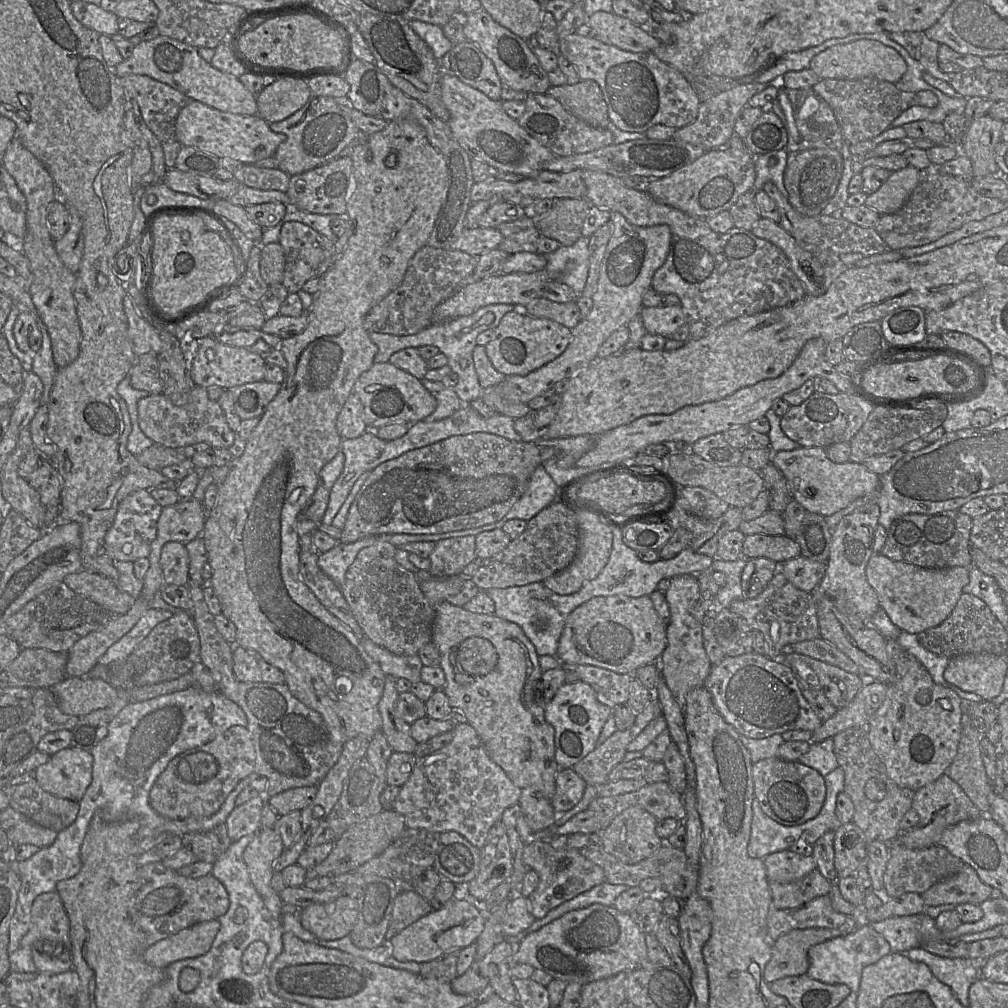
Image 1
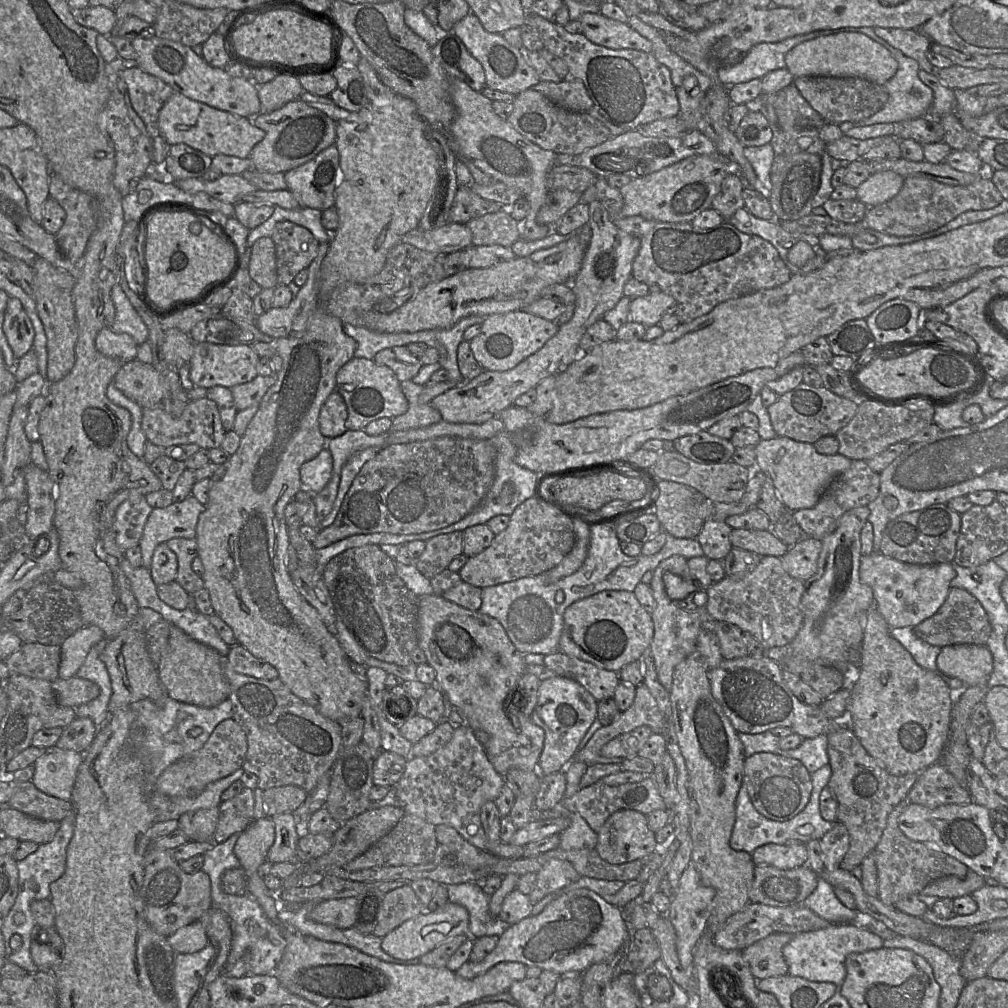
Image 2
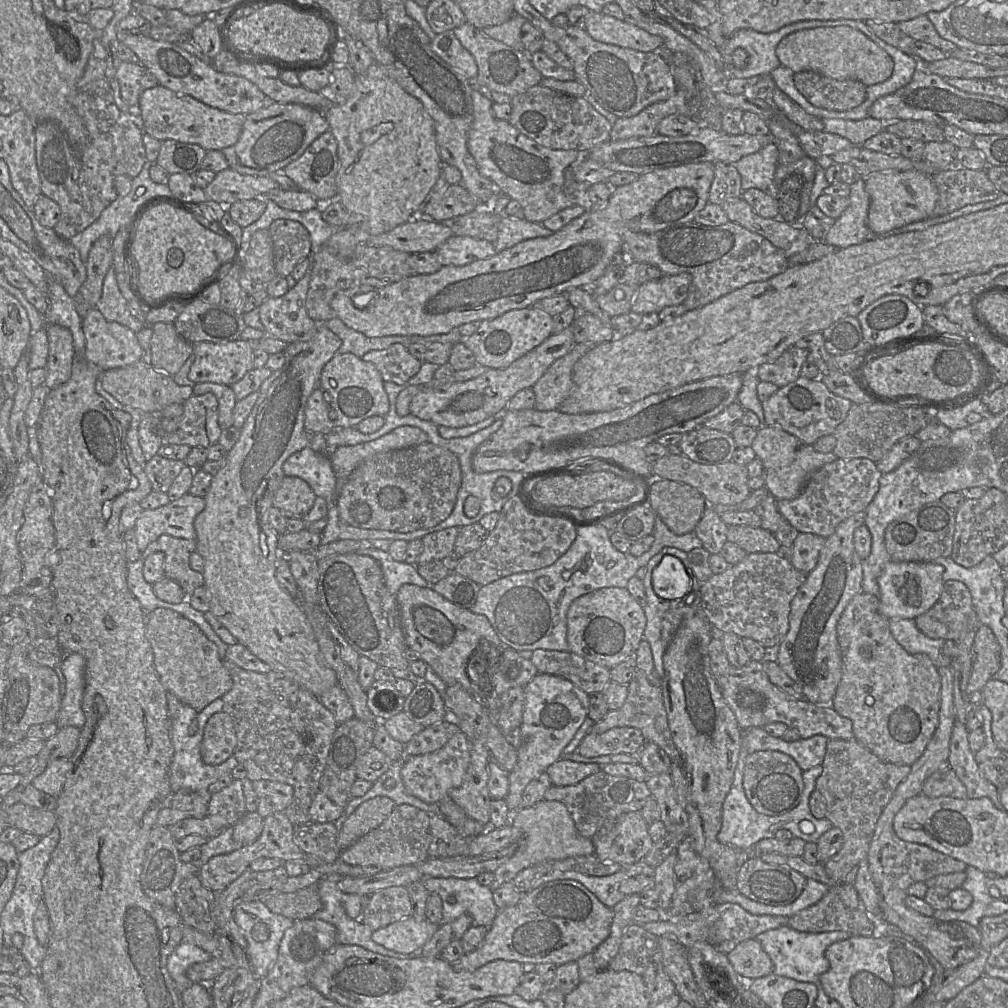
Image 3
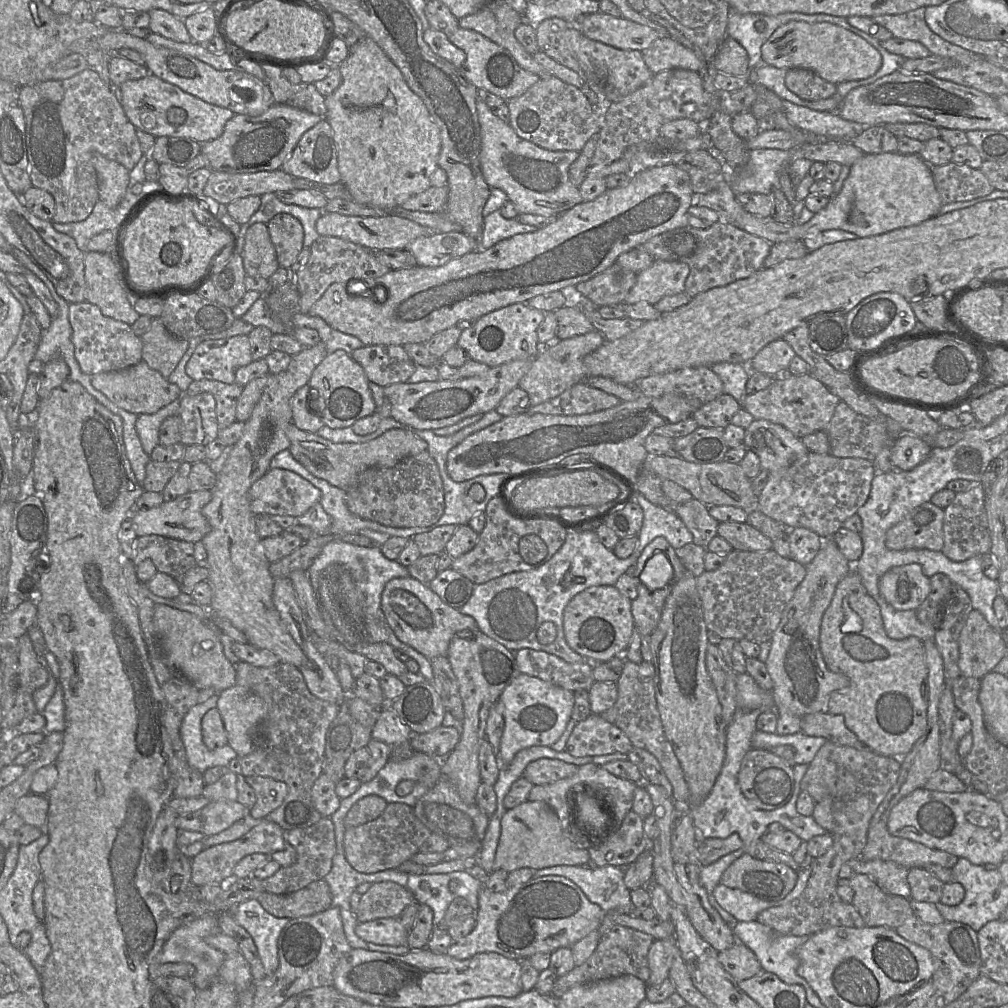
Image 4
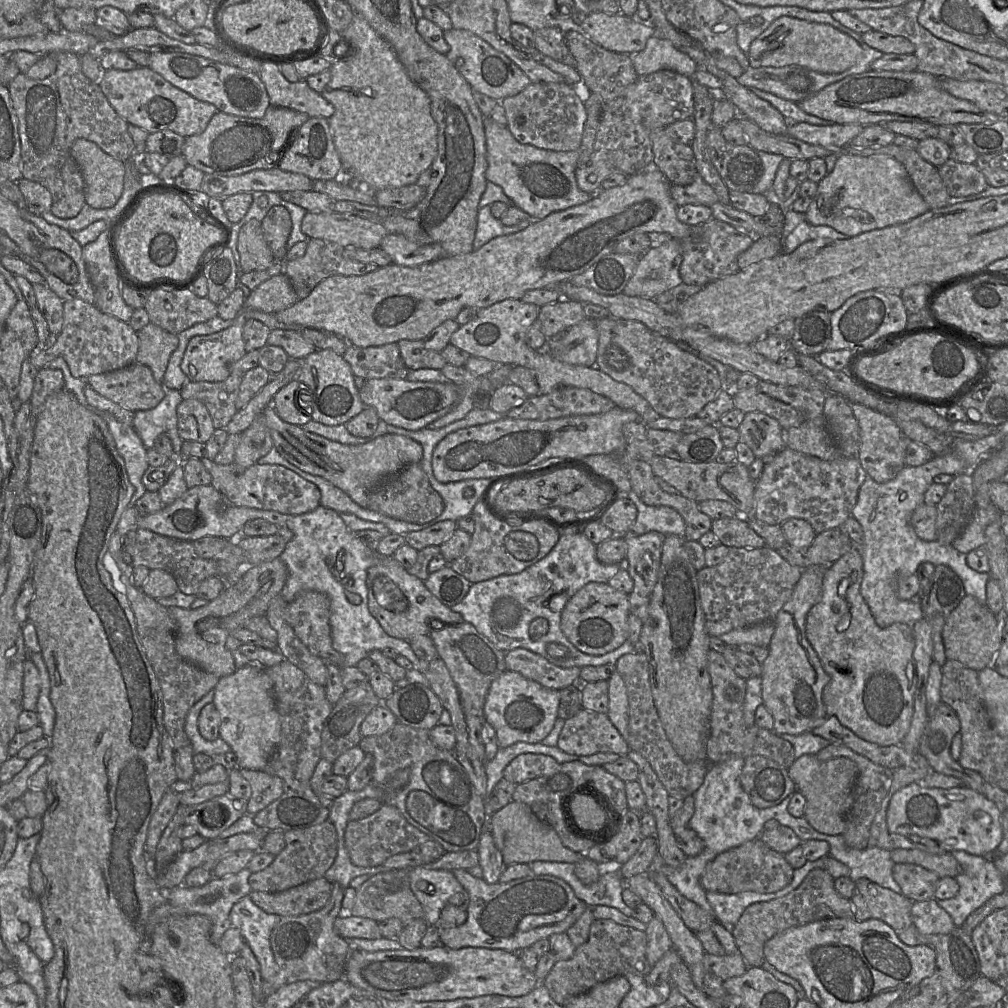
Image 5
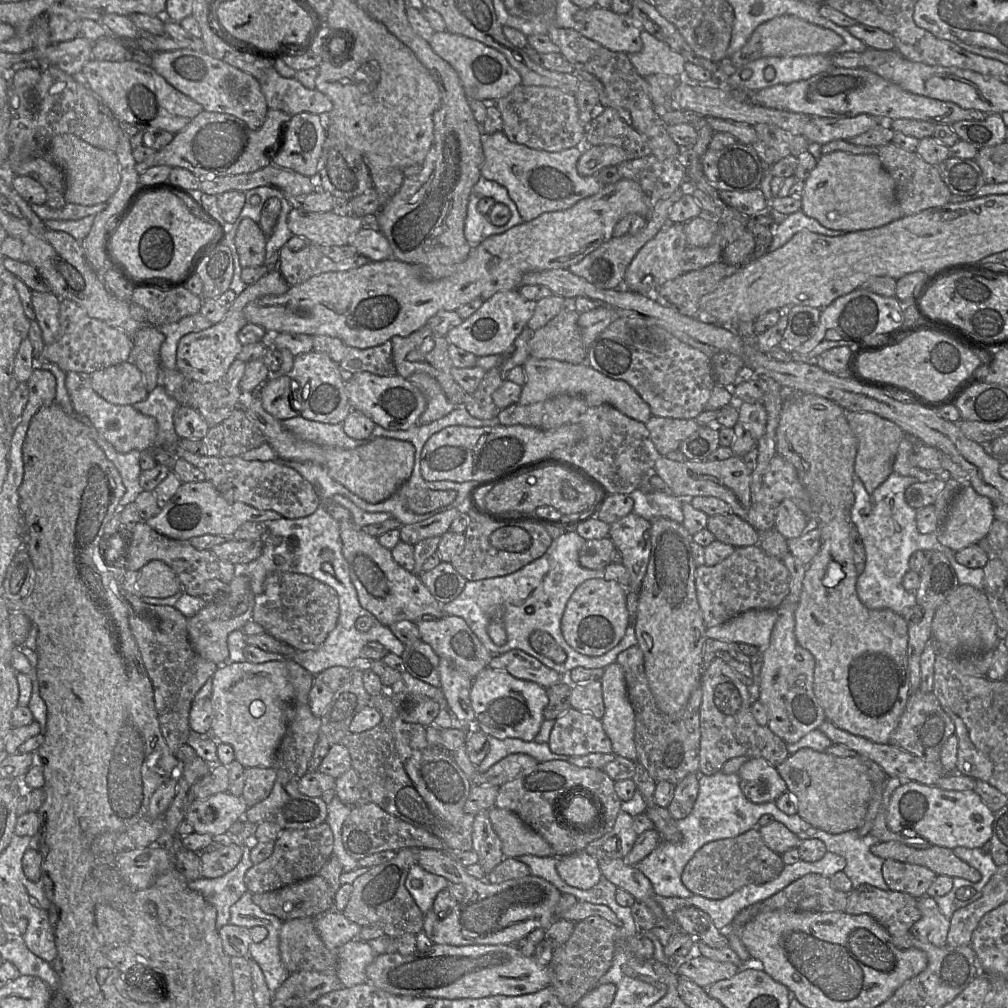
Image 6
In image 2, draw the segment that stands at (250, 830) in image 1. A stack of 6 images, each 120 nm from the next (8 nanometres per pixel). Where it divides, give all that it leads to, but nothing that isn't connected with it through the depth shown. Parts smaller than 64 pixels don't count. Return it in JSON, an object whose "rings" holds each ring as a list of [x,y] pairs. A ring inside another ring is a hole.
{"rings":[[[244,788],[235,797],[219,805],[219,815],[212,841],[222,843],[231,835],[243,832],[254,821],[253,790]]]}

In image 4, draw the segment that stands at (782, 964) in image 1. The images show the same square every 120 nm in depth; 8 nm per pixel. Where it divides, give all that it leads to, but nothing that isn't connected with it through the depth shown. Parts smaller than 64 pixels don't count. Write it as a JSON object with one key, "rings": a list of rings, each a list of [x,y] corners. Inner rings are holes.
{"rings":[[[740,941],[730,948],[719,951],[718,960],[738,982],[763,971],[755,953]]]}

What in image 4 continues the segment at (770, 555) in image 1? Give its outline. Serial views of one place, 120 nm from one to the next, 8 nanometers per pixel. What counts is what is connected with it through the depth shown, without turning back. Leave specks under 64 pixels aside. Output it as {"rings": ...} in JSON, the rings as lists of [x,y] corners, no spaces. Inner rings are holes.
{"rings":[[[722,522],[717,531],[719,536],[737,550],[768,551],[773,548],[773,541],[748,522]]]}

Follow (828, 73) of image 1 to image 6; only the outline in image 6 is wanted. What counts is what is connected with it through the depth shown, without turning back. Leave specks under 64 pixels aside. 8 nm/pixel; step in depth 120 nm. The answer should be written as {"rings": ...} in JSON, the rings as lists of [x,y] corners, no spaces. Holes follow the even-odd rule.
{"rings":[[[783,15],[759,25],[748,42],[730,57],[730,61],[736,68],[745,69],[744,65],[763,57],[831,55],[837,53],[843,43],[843,38],[830,29],[814,25],[795,16]]]}

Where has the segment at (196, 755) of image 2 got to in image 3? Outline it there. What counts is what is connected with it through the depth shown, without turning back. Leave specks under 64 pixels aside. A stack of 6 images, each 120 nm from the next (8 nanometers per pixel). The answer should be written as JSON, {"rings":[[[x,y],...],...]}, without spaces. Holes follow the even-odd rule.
{"rings":[[[224,711],[214,713],[204,727],[201,756],[205,764],[218,765],[234,755],[237,737],[230,715]]]}

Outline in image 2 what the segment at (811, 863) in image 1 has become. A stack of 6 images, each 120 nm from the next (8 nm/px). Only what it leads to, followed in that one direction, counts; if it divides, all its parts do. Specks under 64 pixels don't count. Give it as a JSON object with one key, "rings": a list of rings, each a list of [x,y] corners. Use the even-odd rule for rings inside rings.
{"rings":[[[768,843],[758,847],[751,854],[755,865],[773,866],[782,870],[790,870],[807,866],[808,853],[805,844],[791,846]]]}

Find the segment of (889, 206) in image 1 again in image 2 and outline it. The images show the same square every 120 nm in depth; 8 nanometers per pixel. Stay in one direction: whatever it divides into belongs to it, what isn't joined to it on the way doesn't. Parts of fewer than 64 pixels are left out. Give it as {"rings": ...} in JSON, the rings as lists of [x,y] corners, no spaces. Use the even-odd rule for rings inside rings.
{"rings":[[[892,172],[873,173],[856,189],[857,199],[867,207],[883,204],[898,194],[904,183],[904,177]]]}

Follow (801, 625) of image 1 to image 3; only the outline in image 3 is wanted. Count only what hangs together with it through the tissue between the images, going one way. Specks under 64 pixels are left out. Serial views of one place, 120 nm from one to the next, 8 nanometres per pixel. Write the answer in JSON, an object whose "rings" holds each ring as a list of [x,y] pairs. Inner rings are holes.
{"rings":[[[748,553],[745,558],[700,586],[700,613],[723,633],[749,637],[761,645],[779,645],[789,629],[790,605],[807,574],[797,570],[782,554]]]}

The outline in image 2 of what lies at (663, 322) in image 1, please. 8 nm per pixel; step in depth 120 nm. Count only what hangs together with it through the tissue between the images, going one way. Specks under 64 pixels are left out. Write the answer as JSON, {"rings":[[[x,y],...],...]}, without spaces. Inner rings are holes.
{"rings":[[[664,291],[635,297],[630,302],[630,321],[646,327],[659,324],[666,313],[675,313],[677,301]]]}

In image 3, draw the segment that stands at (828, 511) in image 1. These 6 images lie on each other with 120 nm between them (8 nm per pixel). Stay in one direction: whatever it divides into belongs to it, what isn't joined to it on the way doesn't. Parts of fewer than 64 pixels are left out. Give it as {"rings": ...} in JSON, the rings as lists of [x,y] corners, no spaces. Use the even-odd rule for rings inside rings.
{"rings":[[[780,426],[759,427],[751,447],[756,457],[762,461],[765,486],[777,500],[790,500],[798,497],[814,471],[838,459],[833,452],[816,451],[812,445],[804,443]]]}

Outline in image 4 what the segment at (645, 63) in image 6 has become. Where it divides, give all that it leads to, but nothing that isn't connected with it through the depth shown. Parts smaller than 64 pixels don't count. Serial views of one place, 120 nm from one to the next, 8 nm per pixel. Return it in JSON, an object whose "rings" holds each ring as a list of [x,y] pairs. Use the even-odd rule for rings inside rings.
{"rings":[[[670,36],[659,37],[650,47],[641,51],[649,70],[656,74],[669,69],[701,72],[703,59]]]}

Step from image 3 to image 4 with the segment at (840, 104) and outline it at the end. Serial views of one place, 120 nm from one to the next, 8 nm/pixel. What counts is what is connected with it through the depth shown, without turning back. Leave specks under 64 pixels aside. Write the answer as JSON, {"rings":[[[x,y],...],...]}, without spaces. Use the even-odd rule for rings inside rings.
{"rings":[[[791,68],[785,77],[786,87],[799,97],[817,101],[832,97],[837,90],[837,85],[821,78],[812,70]]]}

